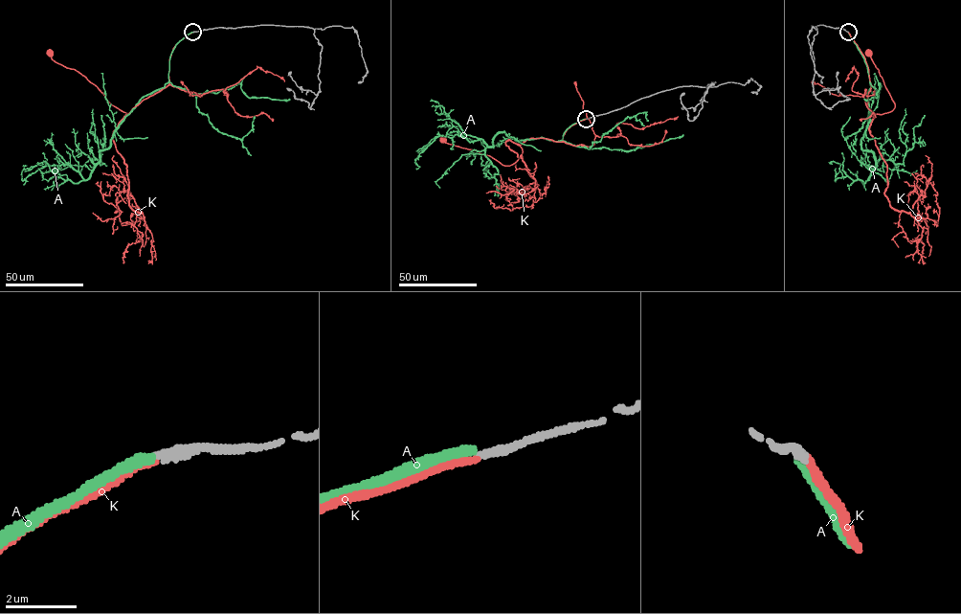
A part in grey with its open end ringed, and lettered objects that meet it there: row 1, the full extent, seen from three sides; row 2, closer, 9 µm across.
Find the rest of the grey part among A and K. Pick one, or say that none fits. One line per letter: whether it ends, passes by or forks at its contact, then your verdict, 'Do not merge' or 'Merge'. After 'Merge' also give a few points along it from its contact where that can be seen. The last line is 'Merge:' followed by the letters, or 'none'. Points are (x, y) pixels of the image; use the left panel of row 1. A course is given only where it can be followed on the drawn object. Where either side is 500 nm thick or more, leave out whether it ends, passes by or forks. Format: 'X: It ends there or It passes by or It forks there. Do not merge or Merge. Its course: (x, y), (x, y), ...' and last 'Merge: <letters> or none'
A: It ends there. Do not merge
K: It ends there. Merge. Its course: (192, 32), (172, 49), (168, 84), (144, 99), (129, 114), (110, 102), (83, 76), (55, 62), (50, 52)
Merge: K

